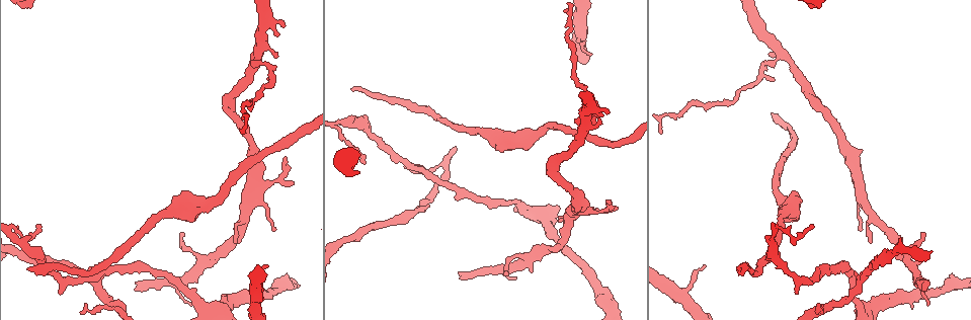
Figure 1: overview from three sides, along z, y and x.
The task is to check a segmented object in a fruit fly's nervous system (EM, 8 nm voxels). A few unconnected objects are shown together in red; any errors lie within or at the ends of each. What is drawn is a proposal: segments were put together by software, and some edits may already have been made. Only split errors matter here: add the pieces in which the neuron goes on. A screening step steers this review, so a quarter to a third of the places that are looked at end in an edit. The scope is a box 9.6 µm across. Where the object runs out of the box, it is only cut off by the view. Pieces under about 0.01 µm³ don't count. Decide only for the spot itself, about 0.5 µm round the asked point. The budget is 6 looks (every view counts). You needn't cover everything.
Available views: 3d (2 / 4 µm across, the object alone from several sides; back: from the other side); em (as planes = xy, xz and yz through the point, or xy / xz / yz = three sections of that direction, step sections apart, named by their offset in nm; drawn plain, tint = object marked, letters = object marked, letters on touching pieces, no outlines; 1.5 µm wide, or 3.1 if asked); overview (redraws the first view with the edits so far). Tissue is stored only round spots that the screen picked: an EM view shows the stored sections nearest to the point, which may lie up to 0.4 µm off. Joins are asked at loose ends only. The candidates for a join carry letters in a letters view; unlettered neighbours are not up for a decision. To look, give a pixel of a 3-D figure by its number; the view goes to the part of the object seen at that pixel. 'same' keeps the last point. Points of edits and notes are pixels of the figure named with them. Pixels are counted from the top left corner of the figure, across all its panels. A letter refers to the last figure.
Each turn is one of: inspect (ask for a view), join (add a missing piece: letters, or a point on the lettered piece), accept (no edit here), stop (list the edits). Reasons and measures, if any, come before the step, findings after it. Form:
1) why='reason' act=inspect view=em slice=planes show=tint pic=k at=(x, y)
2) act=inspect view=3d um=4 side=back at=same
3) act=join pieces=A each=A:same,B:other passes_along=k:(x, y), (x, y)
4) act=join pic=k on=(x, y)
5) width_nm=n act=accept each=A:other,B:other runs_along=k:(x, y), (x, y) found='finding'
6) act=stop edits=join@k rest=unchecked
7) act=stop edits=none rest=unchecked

why='free end' act=inspect view=3d um=4 pic=1 at=(922, 288)

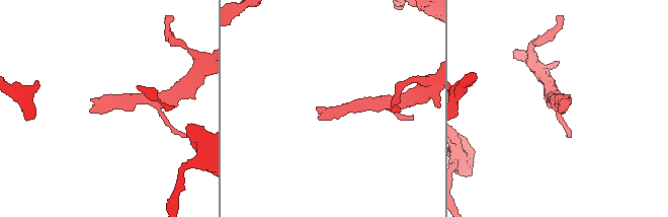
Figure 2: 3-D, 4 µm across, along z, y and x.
act=inspect view=em slice=planes show=letters pic=2 at=(92, 113)

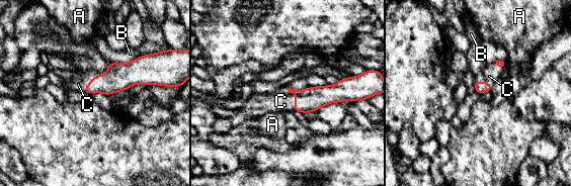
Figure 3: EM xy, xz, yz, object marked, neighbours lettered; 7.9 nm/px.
act=join pieces=C each=A:other,B:other,C:same passes_along=3:(310, 99), (295, 98), (280, 101) found='the neuron continues'

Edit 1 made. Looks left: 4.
act=inspect view=3d um=2 pic=1 at=(36, 224)

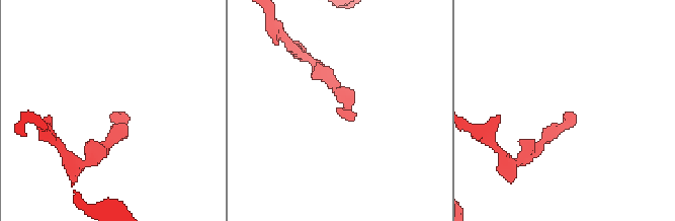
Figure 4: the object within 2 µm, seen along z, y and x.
why='now the EM' act=inspect view=em slice=planes show=tint pic=4 at=(343, 117)

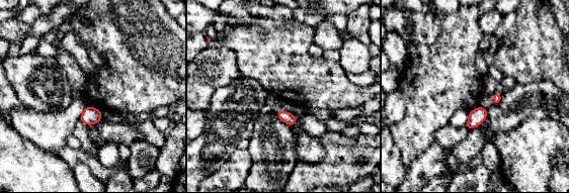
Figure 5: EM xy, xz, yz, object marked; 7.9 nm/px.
why='see the neighbours' act=inspect view=em slice=planes show=letters at=same

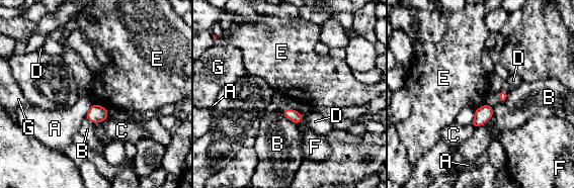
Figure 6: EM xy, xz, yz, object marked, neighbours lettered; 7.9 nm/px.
act=accept each=A:other,B:other,C:other,D:other,E:other,F:other,G:other border=6:(494, 107), (492, 116), (476, 128) found='no lettered piece goes on from it'

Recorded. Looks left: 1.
act=stop edits=join@3 rest=unchecked

